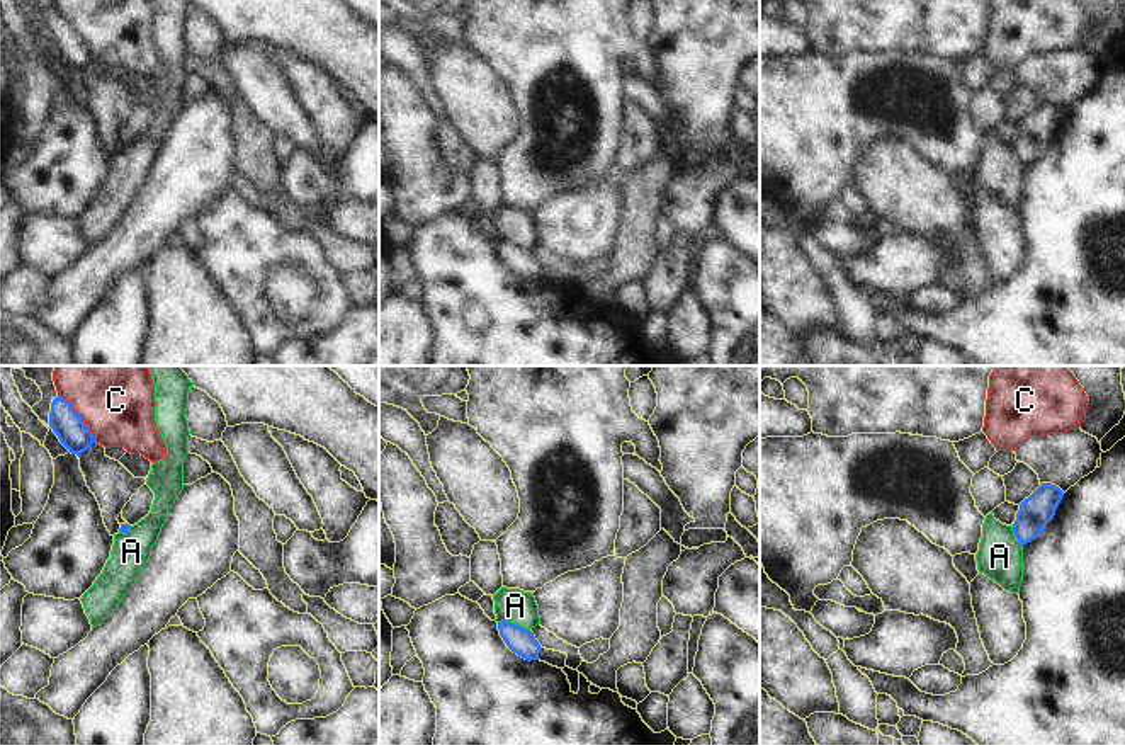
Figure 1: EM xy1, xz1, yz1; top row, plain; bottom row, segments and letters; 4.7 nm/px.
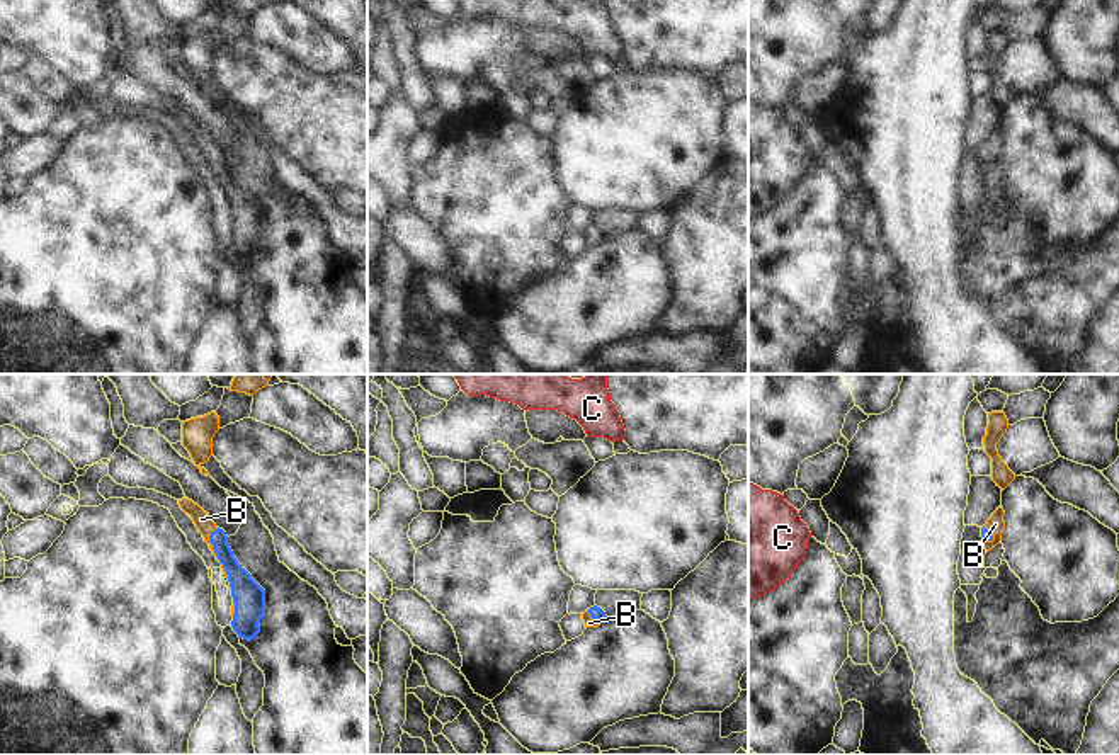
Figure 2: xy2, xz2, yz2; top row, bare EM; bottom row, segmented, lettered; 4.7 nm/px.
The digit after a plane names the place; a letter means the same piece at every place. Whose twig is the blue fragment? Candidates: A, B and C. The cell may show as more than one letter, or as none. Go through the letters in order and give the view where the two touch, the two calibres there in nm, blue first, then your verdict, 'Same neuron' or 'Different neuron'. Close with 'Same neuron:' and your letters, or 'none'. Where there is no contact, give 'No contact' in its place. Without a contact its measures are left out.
A: Touches blue in xz1. Thickness 130 nm (blue) against 160 nm. Different neuron
B: Touches blue in xy2. Thickness 120 nm (blue) against 80 nm. Same neuron
C: Touches blue in xy1. Thickness 150 nm (blue) against 320 nm. Different neuron
Same neuron: B

